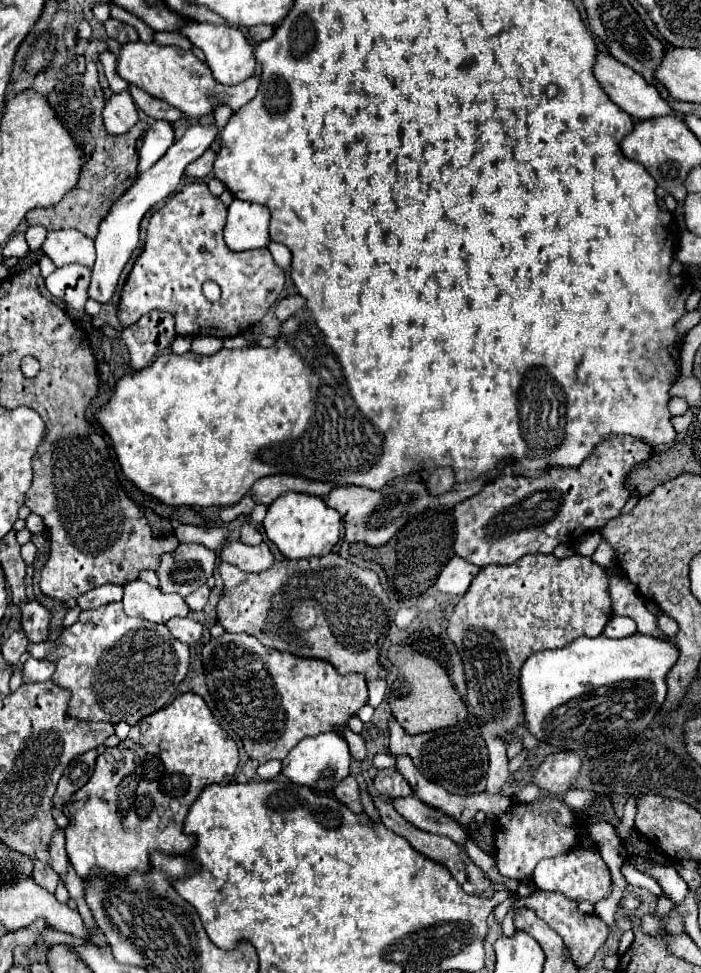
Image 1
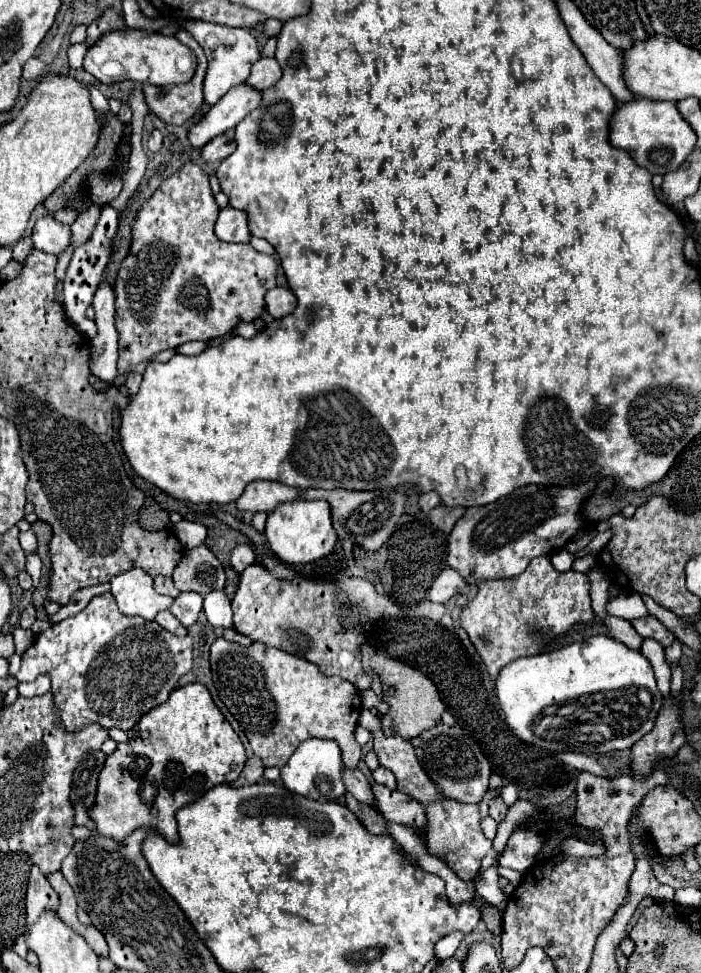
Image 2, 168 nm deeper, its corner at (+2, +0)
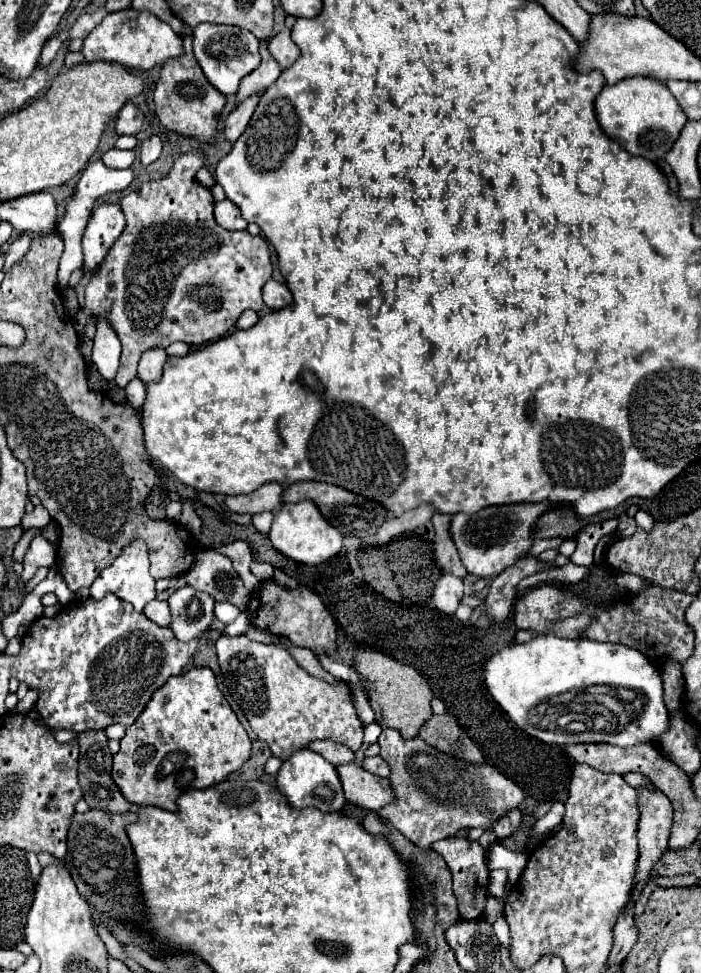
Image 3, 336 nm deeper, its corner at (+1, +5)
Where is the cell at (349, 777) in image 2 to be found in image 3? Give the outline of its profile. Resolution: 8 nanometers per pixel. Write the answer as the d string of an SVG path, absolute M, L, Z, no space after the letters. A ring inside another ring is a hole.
M314 741L308 747L312 751L316 751L316 753L320 753L334 767L344 765L344 763L354 763L354 753L350 749L346 749L344 745L340 745L340 743L334 743L334 741Z

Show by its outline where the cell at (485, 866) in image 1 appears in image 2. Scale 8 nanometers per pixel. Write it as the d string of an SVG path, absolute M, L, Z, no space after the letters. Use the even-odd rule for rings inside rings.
M439 800L427 806L427 852L431 856L443 858L449 868L457 872L457 876L465 882L473 880L481 868L483 856L491 850L491 840L485 838L481 832L481 820L479 820L479 806L477 804L463 804L457 800Z

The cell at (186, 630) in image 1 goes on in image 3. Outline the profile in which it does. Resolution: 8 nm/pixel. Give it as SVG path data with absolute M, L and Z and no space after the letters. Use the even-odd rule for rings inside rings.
M150 601L144 609L144 615L148 619L152 619L154 623L158 623L160 627L168 627L170 625L170 609L168 609L168 603L166 601Z

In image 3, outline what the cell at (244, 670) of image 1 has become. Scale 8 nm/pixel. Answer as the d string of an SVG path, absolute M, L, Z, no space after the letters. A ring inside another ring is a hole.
M246 635L240 637L220 637L216 641L218 663L222 669L224 685L240 705L242 713L246 715L252 731L258 735L260 741L268 743L274 757L286 761L292 753L306 747L310 741L336 741L352 751L358 751L362 745L362 721L358 719L356 707L352 703L352 693L348 683L328 683L320 677L306 673L284 649L276 645L264 645L250 641Z

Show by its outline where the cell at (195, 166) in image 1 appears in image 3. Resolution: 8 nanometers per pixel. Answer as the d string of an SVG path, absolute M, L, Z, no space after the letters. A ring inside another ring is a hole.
M260 95L248 97L244 103L240 103L240 105L226 117L226 121L224 121L224 137L226 137L230 143L238 141L238 137L240 137L242 131L246 129L248 121L250 121L256 105L258 105L258 99L260 99Z

